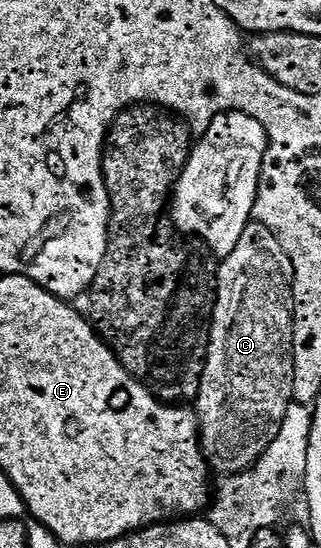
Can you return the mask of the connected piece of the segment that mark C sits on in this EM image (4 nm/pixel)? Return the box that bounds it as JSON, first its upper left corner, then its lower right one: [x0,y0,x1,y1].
[194,221,296,477]

